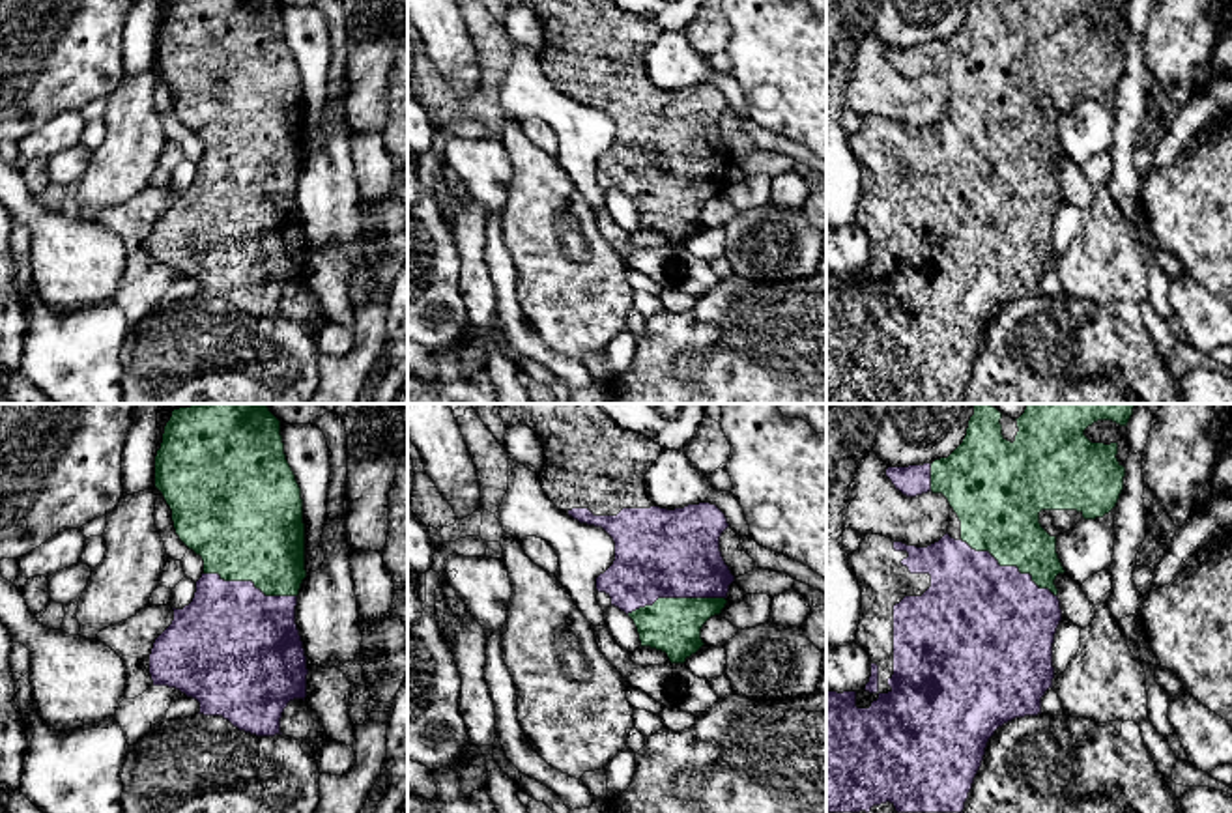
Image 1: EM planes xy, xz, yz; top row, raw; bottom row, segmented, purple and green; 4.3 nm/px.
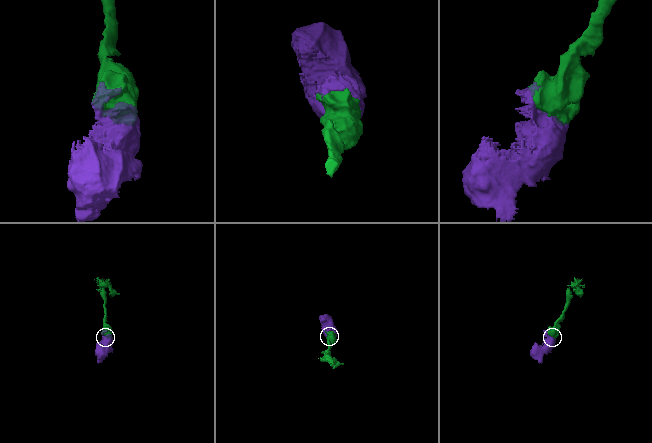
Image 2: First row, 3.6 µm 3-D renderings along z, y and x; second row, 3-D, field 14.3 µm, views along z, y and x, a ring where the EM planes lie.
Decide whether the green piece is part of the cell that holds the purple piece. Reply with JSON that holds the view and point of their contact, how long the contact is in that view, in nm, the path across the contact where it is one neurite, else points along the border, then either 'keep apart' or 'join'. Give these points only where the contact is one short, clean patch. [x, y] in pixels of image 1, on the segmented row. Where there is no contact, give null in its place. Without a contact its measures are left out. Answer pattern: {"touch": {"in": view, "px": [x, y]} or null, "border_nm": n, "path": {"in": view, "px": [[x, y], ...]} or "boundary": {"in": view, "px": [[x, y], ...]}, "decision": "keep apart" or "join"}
{"touch": {"in": "yz", "px": [1010, 567]}, "border_nm": 480, "decision": "join"}

